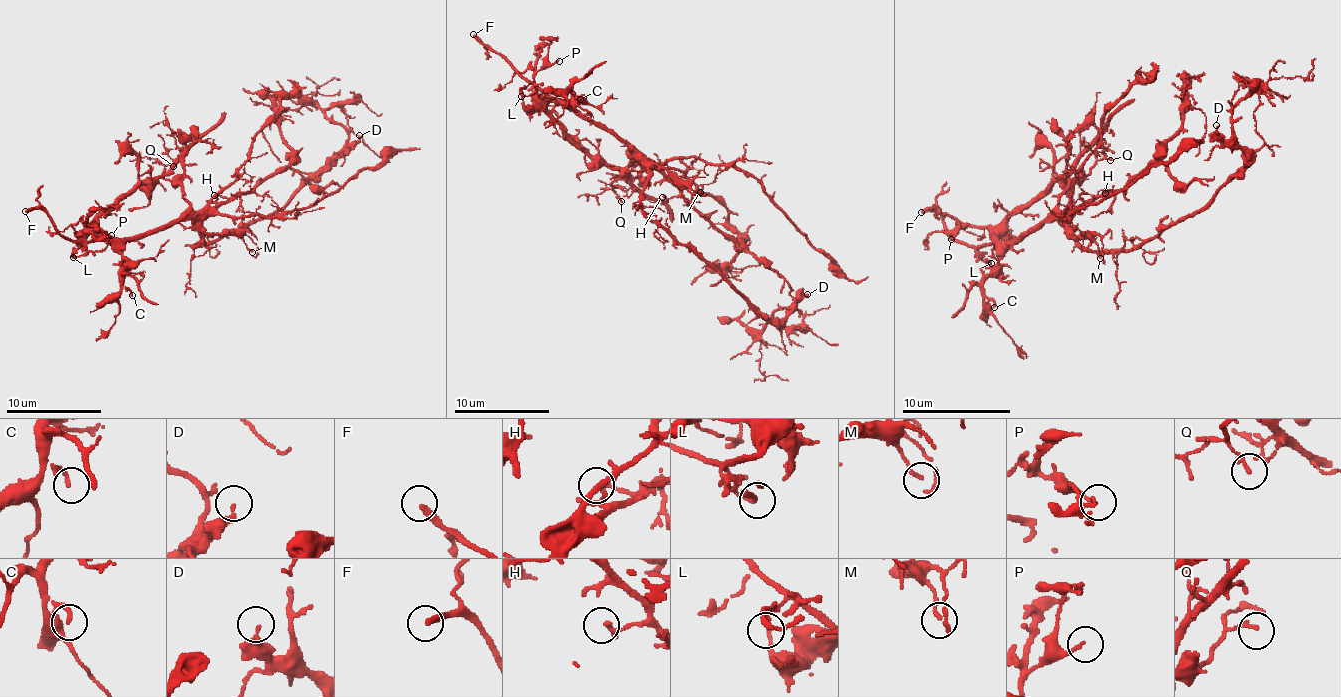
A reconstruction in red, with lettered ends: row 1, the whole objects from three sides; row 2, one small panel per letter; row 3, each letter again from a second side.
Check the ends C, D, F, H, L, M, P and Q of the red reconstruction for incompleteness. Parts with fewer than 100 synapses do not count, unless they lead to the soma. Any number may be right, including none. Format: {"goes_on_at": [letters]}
{"goes_on_at": ["F"]}

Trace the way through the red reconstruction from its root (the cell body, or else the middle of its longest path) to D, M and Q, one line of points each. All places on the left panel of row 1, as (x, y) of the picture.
D: (202, 245), (211, 245), (235, 228), (245, 228), (259, 219), (276, 214), (359, 135)
M: (202, 245), (192, 245), (199, 243), (204, 233), (235, 233), (252, 252)
Q: (202, 245), (192, 245), (199, 243), (202, 231), (185, 192), (163, 176), (163, 169), (168, 164), (173, 166)

